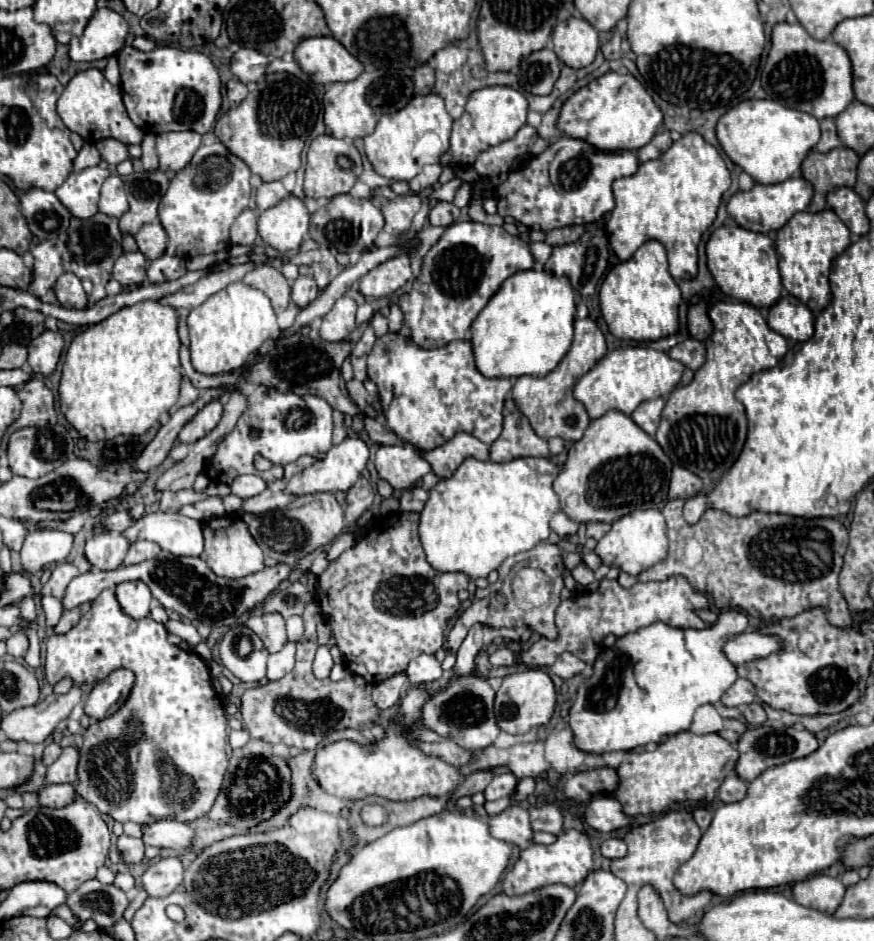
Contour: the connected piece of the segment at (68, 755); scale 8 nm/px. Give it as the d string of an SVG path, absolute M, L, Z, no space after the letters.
M67 747L61 751L59 759L47 767L45 773L45 783L75 783L77 781L77 761L79 761L79 751L75 747Z

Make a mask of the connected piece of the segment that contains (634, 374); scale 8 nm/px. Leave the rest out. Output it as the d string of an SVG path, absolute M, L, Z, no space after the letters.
M619 347L607 353L589 373L585 373L573 389L573 397L587 409L591 419L603 417L603 413L615 409L631 415L641 401L667 397L679 383L683 373L683 363L671 359L663 351L651 347Z

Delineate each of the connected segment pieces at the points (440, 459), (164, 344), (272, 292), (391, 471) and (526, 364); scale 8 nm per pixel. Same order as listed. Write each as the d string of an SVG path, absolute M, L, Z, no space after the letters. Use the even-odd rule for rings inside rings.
M457 433L453 437L453 443L441 445L435 453L437 453L437 461L433 461L433 469L439 473L439 477L449 477L449 473L453 473L467 457L475 457L479 461L489 459L487 443L467 433ZM451 461L453 461L453 471L451 471Z
M141 301L137 305L123 307L105 321L87 327L71 341L63 361L59 383L61 413L87 441L101 441L117 435L143 435L177 403L181 381L179 347L177 311L173 307L159 305L157 301Z
M259 265L243 277L243 283L263 291L269 297L275 313L281 313L289 307L291 287L279 269L275 269L271 265Z
M403 443L393 447L381 445L375 455L375 469L393 489L403 491L417 485L417 481L431 471L431 465L417 447Z
M519 271L511 275L501 289L491 297L491 301L485 305L485 309L479 313L479 317L471 325L471 347L475 353L475 367L485 377L545 377L559 365L567 349L571 347L573 339L573 319L575 319L575 299L573 289L567 277L555 277L545 271Z

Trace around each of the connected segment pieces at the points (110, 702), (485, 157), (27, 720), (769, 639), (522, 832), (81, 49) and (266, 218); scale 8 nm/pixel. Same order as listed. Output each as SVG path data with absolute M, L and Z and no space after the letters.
M115 669L89 691L89 697L85 697L85 703L83 703L85 713L93 719L107 717L109 709L119 705L119 699L121 703L127 699L133 683L135 683L133 671Z
M525 125L519 129L519 133L513 139L507 139L503 143L499 143L497 147L491 147L487 151L483 151L475 163L473 169L481 175L481 177L493 177L499 173L507 173L511 167L511 161L515 161L517 157L525 155L529 151L529 143L535 137L535 129Z
M73 687L67 695L49 695L33 707L15 709L1 721L1 731L11 741L43 743L59 721L67 719L71 709L83 699L81 689Z
M753 631L753 633L739 633L733 639L727 641L725 645L725 655L729 657L731 663L741 665L747 661L763 659L769 657L771 653L781 649L781 639L769 633Z
M509 805L499 815L491 815L487 819L487 825L491 825L493 837L499 837L501 841L507 841L515 847L515 854L511 854L511 863L517 861L519 851L533 845L533 841L531 841L533 829L529 825L529 815L519 805Z
M97 9L85 27L81 37L73 37L69 43L69 57L73 61L97 61L117 55L125 45L129 33L127 21L113 9Z
M287 197L275 207L263 211L257 221L261 239L277 251L299 249L309 229L309 211L297 197Z

